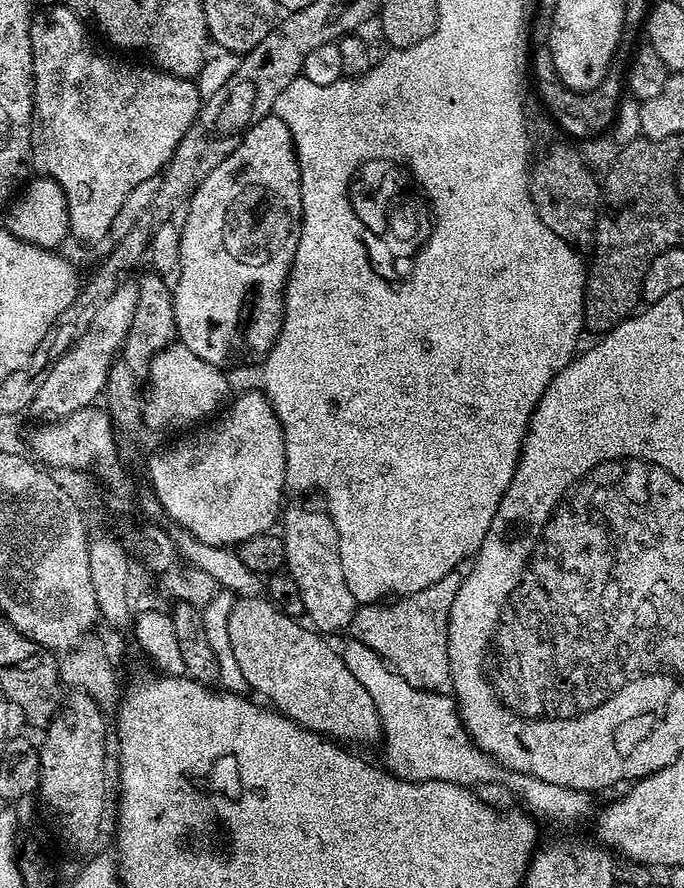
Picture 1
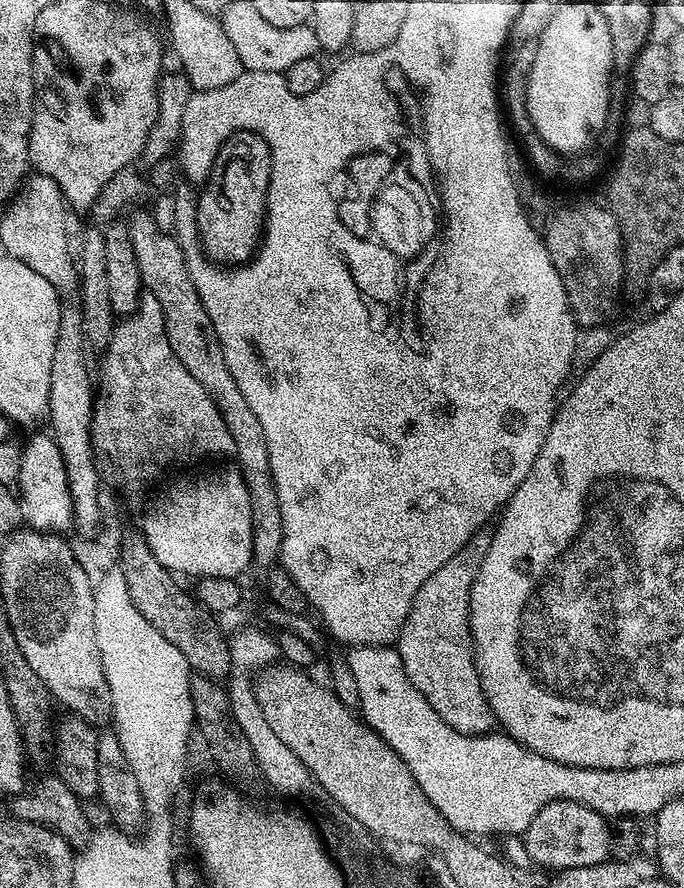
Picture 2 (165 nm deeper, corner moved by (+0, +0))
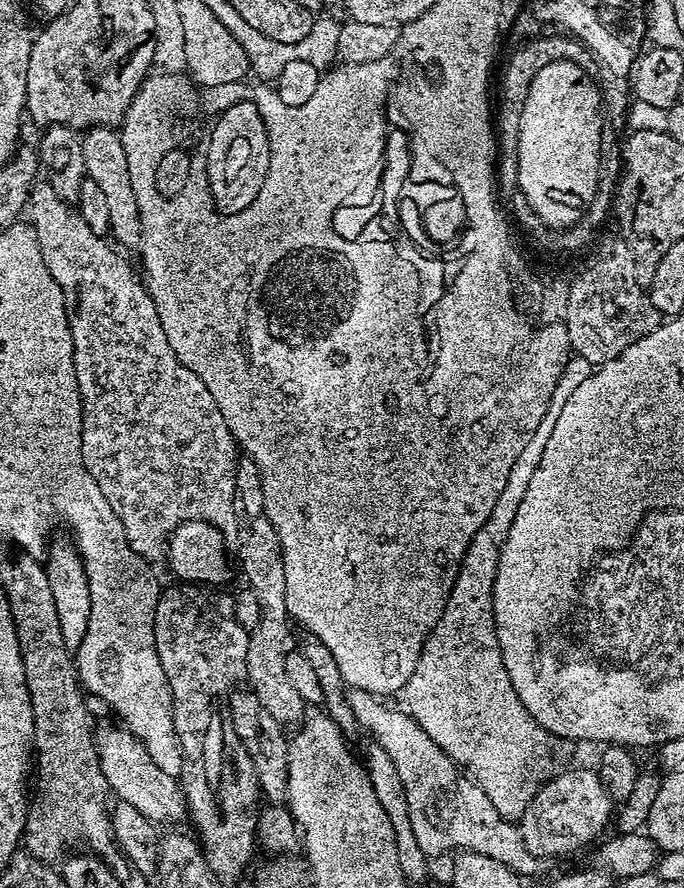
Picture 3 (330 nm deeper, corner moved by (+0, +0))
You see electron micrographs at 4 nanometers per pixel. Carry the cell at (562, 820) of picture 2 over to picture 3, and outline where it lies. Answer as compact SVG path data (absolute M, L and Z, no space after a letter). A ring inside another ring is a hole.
M572 766L540 787L530 806L526 806L518 827L530 854L545 858L568 856L586 847L607 824L609 827L613 812L614 802L602 786L599 771Z

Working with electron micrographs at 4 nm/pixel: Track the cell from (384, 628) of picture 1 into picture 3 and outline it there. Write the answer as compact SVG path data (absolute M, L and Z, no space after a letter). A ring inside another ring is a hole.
M576 360L576 364L565 364L565 368L562 370L562 378L558 378L559 388L556 388L556 393L549 398L546 414L540 416L538 430L534 430L534 434L530 434L530 438L524 441L522 454L518 454L514 458L514 467L506 471L506 486L500 488L497 500L492 503L490 518L486 518L482 522L482 526L470 538L470 546L462 558L460 569L458 570L458 578L454 578L454 586L450 590L446 606L442 610L438 622L433 626L432 633L426 638L426 642L422 646L422 654L418 658L418 666L414 666L414 674L410 674L410 678L404 683L402 689L402 697L404 696L402 704L408 715L414 718L414 722L418 722L418 726L422 726L422 730L426 730L426 734L430 734L430 738L434 738L434 742L456 763L457 768L463 770L476 781L476 785L483 790L486 798L490 798L490 802L494 802L494 810L498 810L498 814L502 814L502 818L513 822L520 821L522 814L526 814L526 806L530 806L534 794L538 794L538 790L542 785L569 767L570 761L568 759L572 756L573 745L569 741L563 740L560 736L550 734L542 726L538 726L538 722L534 722L530 718L526 706L522 706L522 700L518 698L518 694L514 691L514 684L510 682L510 674L506 674L506 662L502 662L502 650L498 646L498 634L496 633L496 623L494 622L494 602L492 601L494 578L498 570L500 546L510 530L510 522L514 522L514 514L518 514L518 502L522 502L522 494L526 494L526 486L530 486L530 478L534 475L534 470L538 470L538 461L542 458L542 450L546 450L546 442L550 439L550 434L554 430L554 422L558 418L558 413L561 412L562 406L566 406L568 392L572 392L572 388L576 388L576 384L580 384L580 380L584 380L584 376L588 376L588 364L584 364L584 360Z

